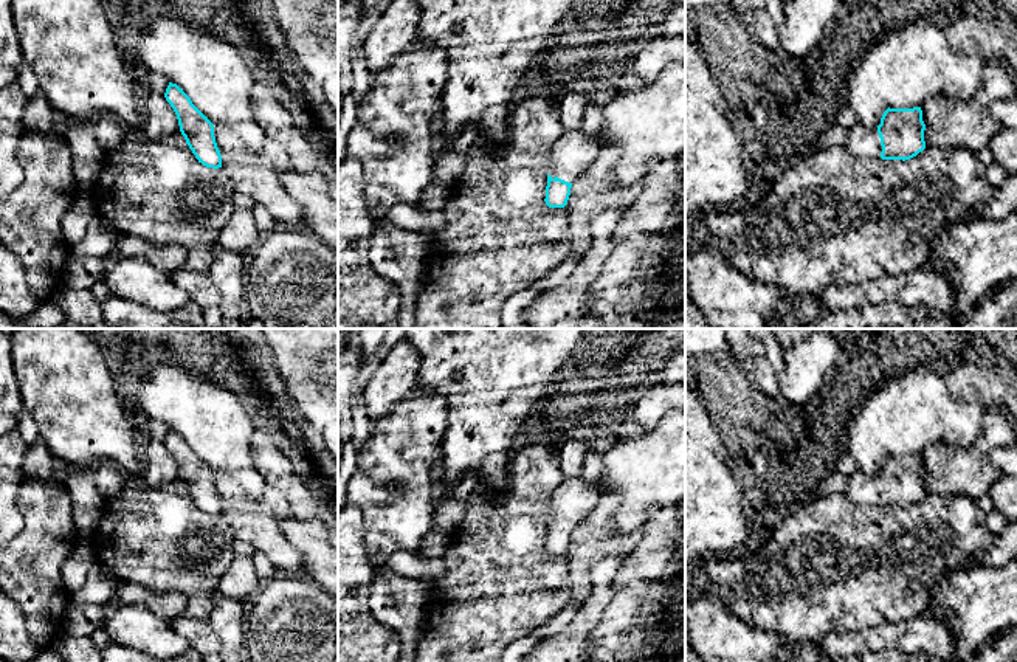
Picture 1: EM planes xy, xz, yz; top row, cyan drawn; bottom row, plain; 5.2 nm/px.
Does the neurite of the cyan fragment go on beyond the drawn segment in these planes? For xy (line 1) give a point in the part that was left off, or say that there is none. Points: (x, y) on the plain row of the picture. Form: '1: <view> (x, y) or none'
1: none

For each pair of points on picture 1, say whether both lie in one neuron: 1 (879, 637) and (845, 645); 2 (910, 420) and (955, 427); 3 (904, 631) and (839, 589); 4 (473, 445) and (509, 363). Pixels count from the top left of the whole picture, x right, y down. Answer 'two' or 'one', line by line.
1: one
2: one
3: two
4: one

